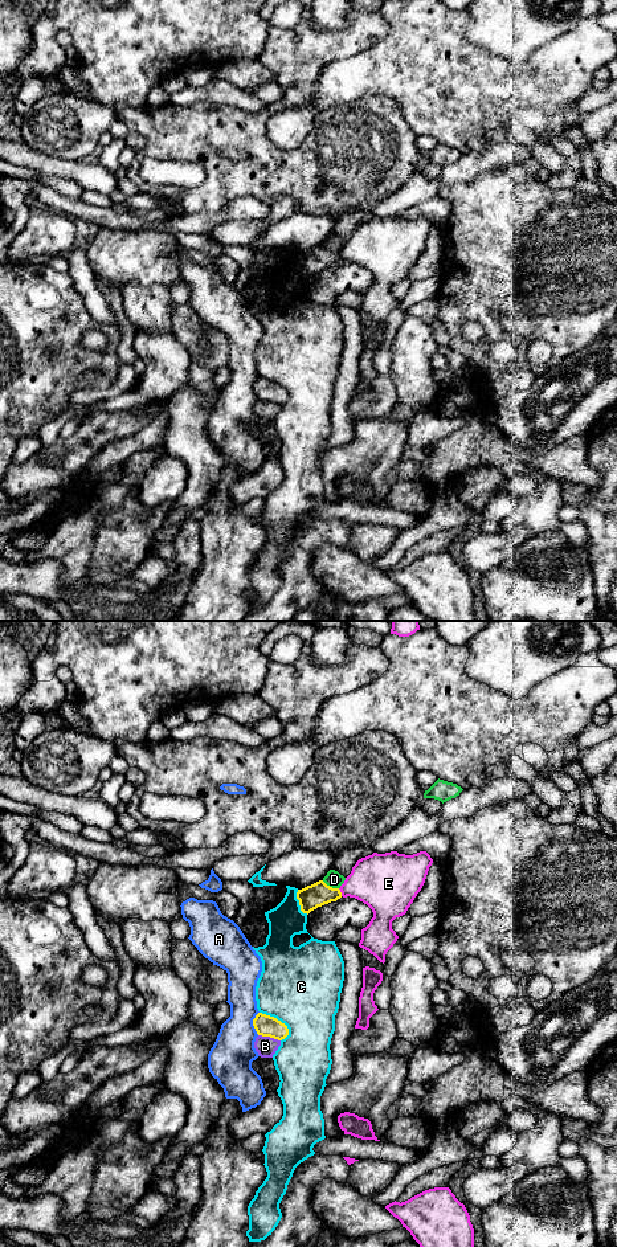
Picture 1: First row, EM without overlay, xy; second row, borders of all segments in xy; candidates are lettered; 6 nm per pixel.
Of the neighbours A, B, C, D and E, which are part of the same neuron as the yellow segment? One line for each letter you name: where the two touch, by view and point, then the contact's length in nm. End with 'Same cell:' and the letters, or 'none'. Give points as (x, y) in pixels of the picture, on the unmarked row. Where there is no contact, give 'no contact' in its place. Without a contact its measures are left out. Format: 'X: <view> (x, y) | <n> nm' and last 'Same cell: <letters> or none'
Same cell: none

